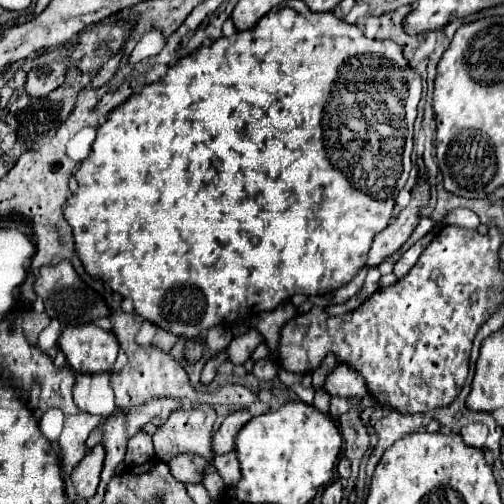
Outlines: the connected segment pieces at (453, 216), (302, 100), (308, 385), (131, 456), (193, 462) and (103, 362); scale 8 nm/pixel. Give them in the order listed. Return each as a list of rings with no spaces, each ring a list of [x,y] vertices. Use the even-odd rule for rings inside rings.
[[[456,208],[456,210],[448,212],[448,216],[444,218],[444,224],[454,224],[454,226],[468,228],[468,230],[476,230],[480,226],[480,220],[478,220],[478,216],[472,210]]]
[[[280,8],[280,10],[270,10],[264,18],[260,18],[260,22],[244,32],[236,32],[230,38],[218,38],[214,40],[210,46],[202,46],[196,52],[188,54],[186,58],[178,60],[176,66],[170,66],[170,72],[160,80],[160,82],[152,82],[146,84],[142,88],[140,94],[132,94],[124,104],[120,104],[114,112],[110,112],[110,116],[106,118],[104,124],[98,126],[98,136],[96,142],[92,144],[92,152],[88,156],[88,160],[82,160],[78,170],[76,170],[76,180],[78,180],[78,192],[64,204],[64,218],[66,222],[72,226],[74,232],[74,242],[76,242],[76,252],[86,268],[86,272],[94,278],[100,278],[104,282],[110,284],[112,290],[120,292],[124,298],[132,298],[134,302],[134,310],[144,318],[150,320],[178,336],[198,336],[202,332],[206,332],[210,326],[218,326],[218,324],[234,324],[230,320],[238,320],[238,318],[246,318],[246,316],[254,316],[266,310],[274,310],[280,302],[290,300],[294,294],[308,294],[308,296],[316,296],[316,294],[326,294],[326,292],[334,292],[340,286],[344,286],[346,282],[350,282],[350,278],[366,264],[366,256],[368,250],[372,246],[372,240],[378,232],[382,232],[388,222],[392,220],[392,210],[396,204],[396,196],[398,192],[404,188],[406,180],[408,180],[408,172],[410,172],[410,152],[412,152],[412,134],[414,134],[414,118],[416,118],[416,106],[420,102],[420,92],[422,92],[422,76],[408,66],[408,60],[402,56],[402,48],[392,42],[392,40],[372,40],[364,36],[364,30],[356,24],[348,24],[342,18],[336,18],[332,12],[312,12],[312,10],[304,10],[304,12],[296,12],[294,8]]]
[[[278,368],[278,378],[280,378],[288,388],[292,388],[292,390],[298,394],[300,401],[312,404],[314,386],[312,386],[312,376],[310,376],[310,374],[294,374],[294,372],[288,372],[288,370],[284,370],[284,368]]]
[[[138,432],[136,436],[132,436],[128,440],[128,448],[126,448],[126,458],[124,464],[134,466],[134,464],[144,464],[148,460],[154,460],[154,448],[152,448],[152,440],[148,434]]]
[[[182,454],[176,456],[168,462],[172,476],[178,478],[184,484],[202,484],[204,478],[204,470],[208,466],[208,462],[200,456],[192,456],[192,454]]]
[[[96,324],[64,328],[60,348],[76,374],[112,372],[120,350],[114,332]]]

